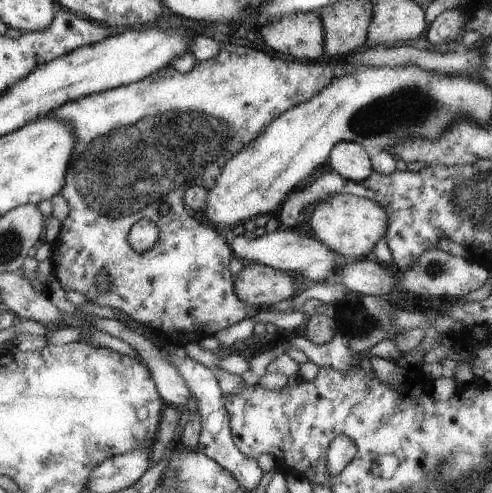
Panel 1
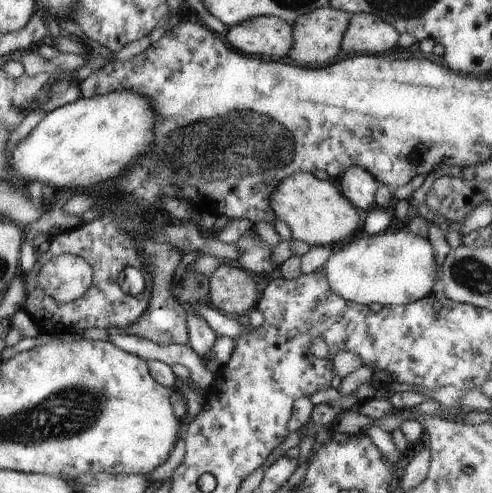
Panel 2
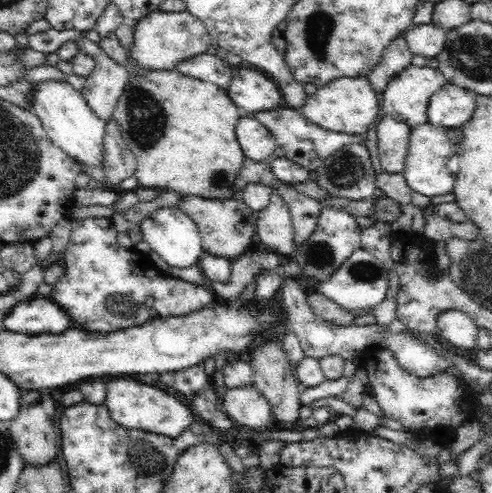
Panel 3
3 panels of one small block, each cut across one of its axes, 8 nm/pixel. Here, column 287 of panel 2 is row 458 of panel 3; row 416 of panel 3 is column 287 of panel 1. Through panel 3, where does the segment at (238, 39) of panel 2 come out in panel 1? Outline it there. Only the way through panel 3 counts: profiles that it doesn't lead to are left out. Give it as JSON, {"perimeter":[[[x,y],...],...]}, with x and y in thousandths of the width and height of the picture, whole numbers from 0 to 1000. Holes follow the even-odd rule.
{"perimeter":[[[608,24],[571,41],[551,41],[522,53],[543,97],[616,122],[616,130],[657,122],[657,53],[652,28]]]}

